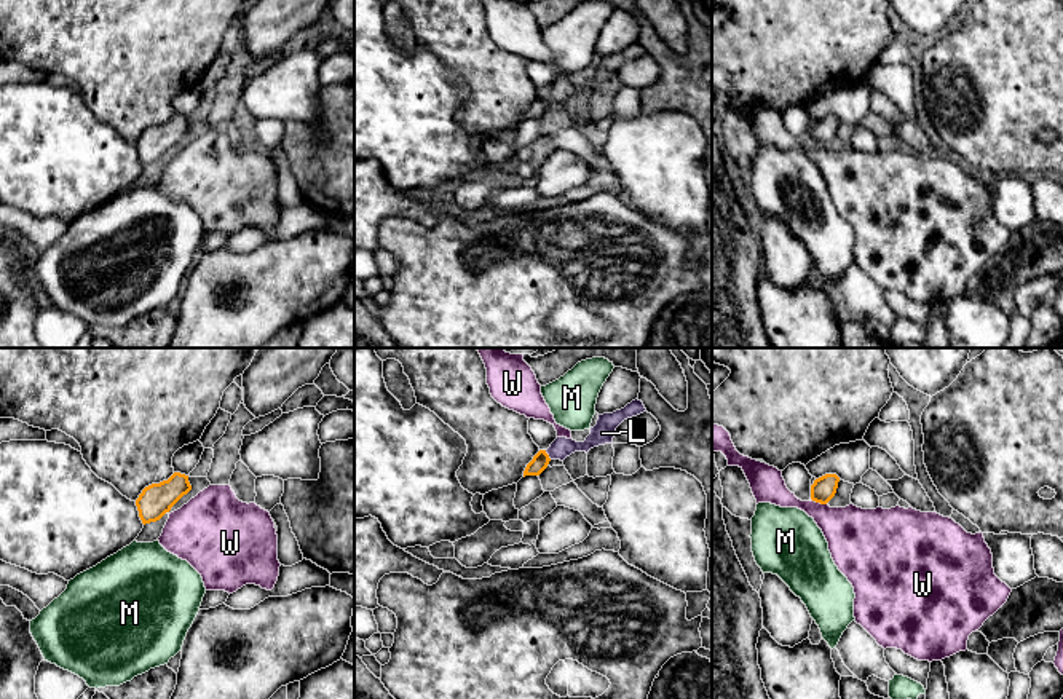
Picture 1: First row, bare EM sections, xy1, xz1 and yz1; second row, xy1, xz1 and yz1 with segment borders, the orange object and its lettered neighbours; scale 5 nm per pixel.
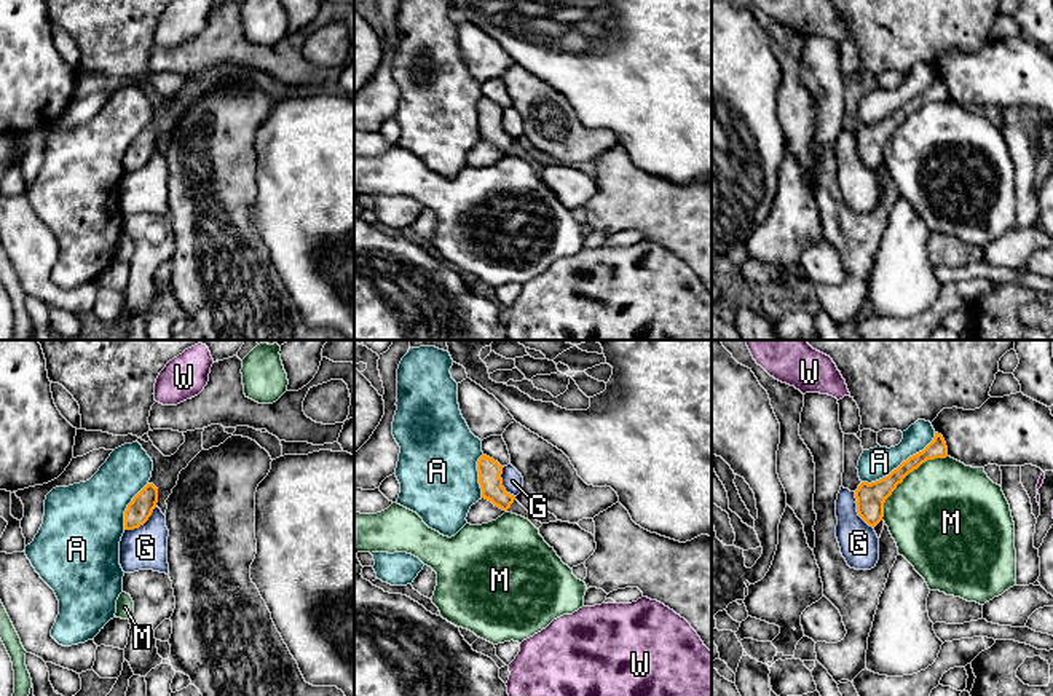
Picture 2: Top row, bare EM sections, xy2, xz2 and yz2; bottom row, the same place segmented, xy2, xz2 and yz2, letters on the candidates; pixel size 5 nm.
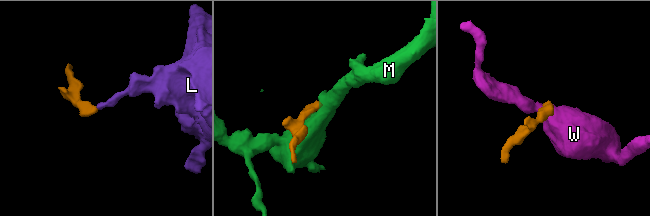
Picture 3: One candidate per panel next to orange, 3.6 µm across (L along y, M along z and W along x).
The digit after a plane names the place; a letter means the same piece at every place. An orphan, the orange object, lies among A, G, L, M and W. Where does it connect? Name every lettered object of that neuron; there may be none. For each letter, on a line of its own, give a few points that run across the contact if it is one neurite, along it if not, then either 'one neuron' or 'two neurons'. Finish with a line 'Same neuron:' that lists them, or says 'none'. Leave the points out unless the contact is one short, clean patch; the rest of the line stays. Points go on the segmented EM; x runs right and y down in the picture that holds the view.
A: two neurons
G: line yz2 (854, 492), (857, 513), (873, 529); two neurons
L: line xz1 (540, 462), (548, 455), (562, 447); one neuron
M: two neurons
W: line yz1 (811, 498), (825, 505); two neurons
Same neuron: L

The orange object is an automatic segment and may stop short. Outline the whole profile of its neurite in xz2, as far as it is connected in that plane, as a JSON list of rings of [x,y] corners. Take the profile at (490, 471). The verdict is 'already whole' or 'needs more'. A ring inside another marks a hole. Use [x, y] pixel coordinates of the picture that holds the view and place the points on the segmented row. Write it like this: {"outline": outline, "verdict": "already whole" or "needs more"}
{"outline": [[[482,455],[477,461],[482,498],[491,501],[499,509],[507,511],[515,496],[507,493],[503,487],[503,468],[504,466],[487,455]]], "verdict": "already whole"}

